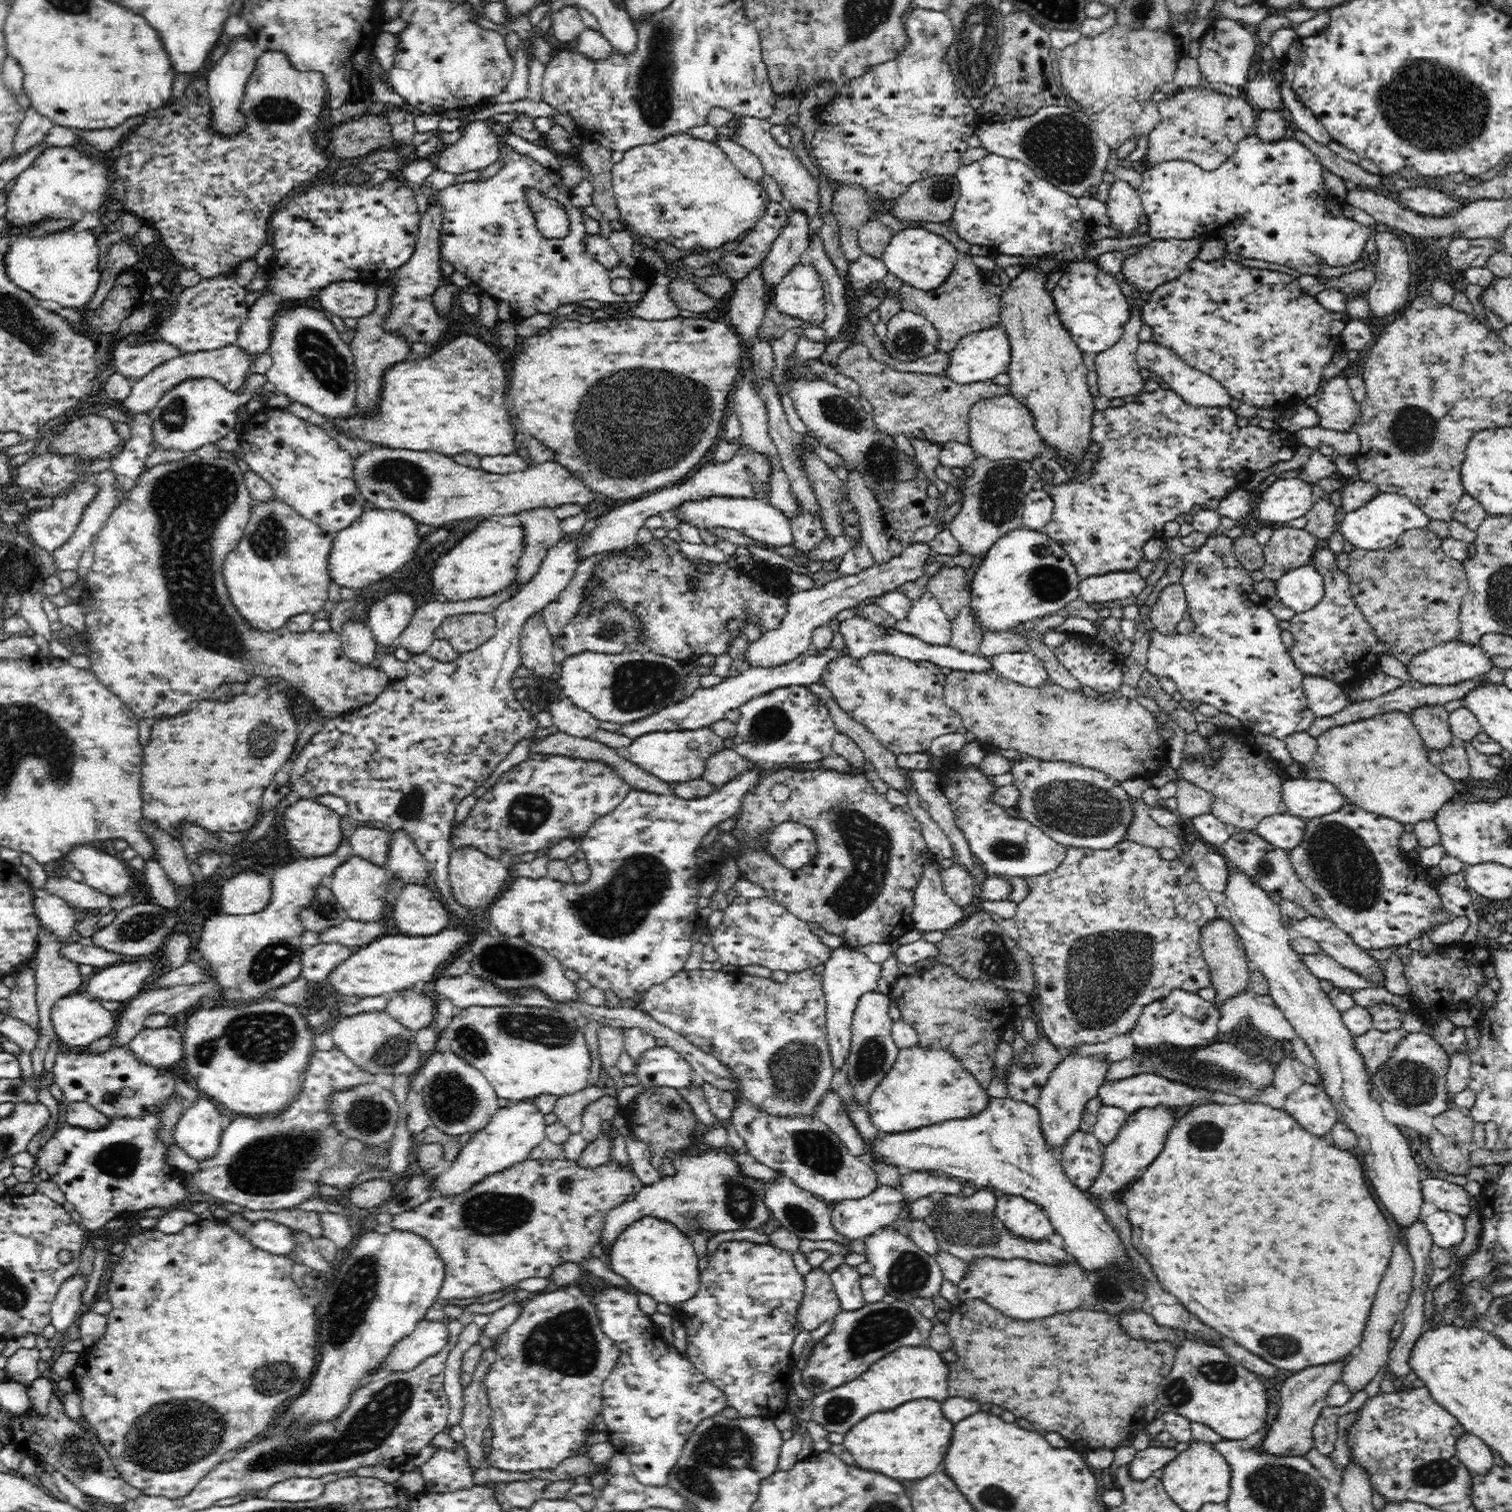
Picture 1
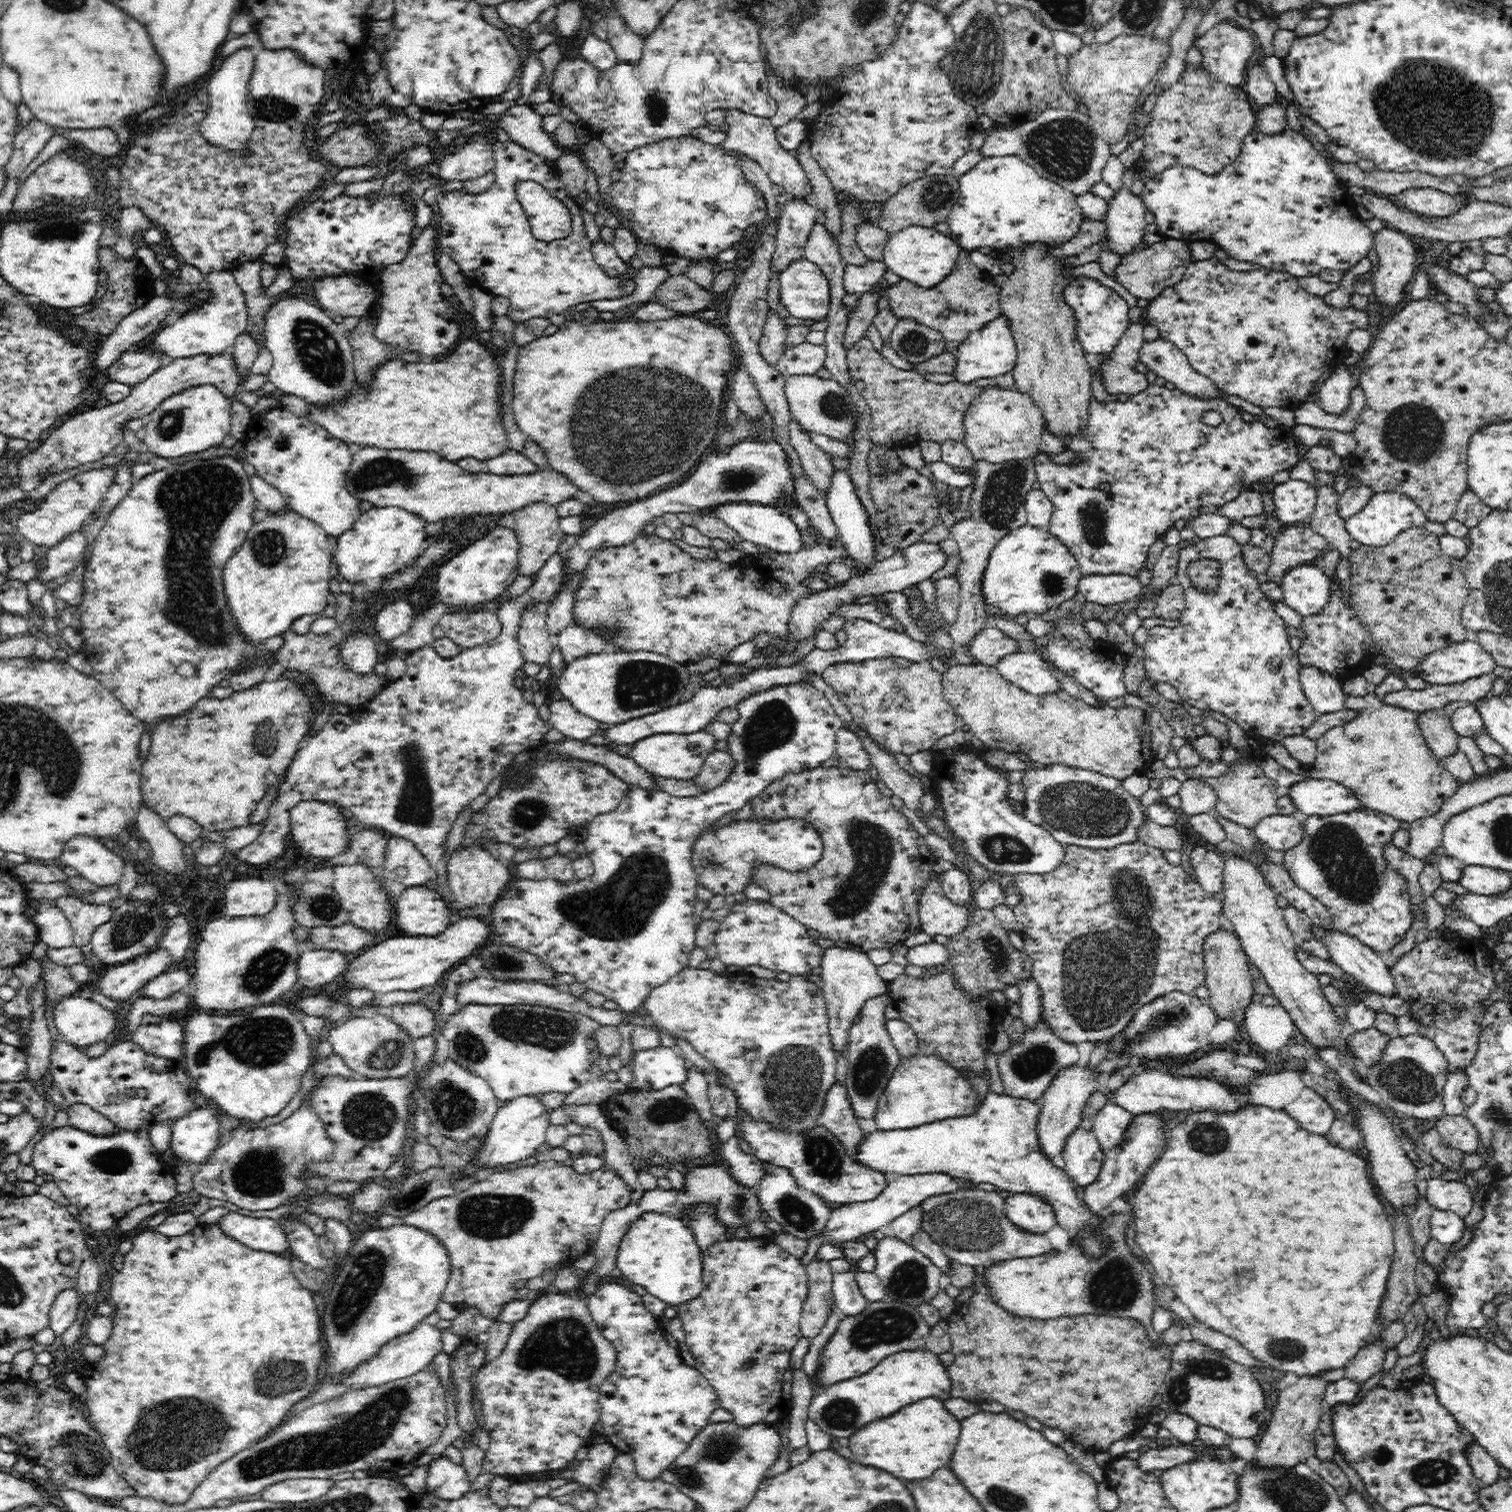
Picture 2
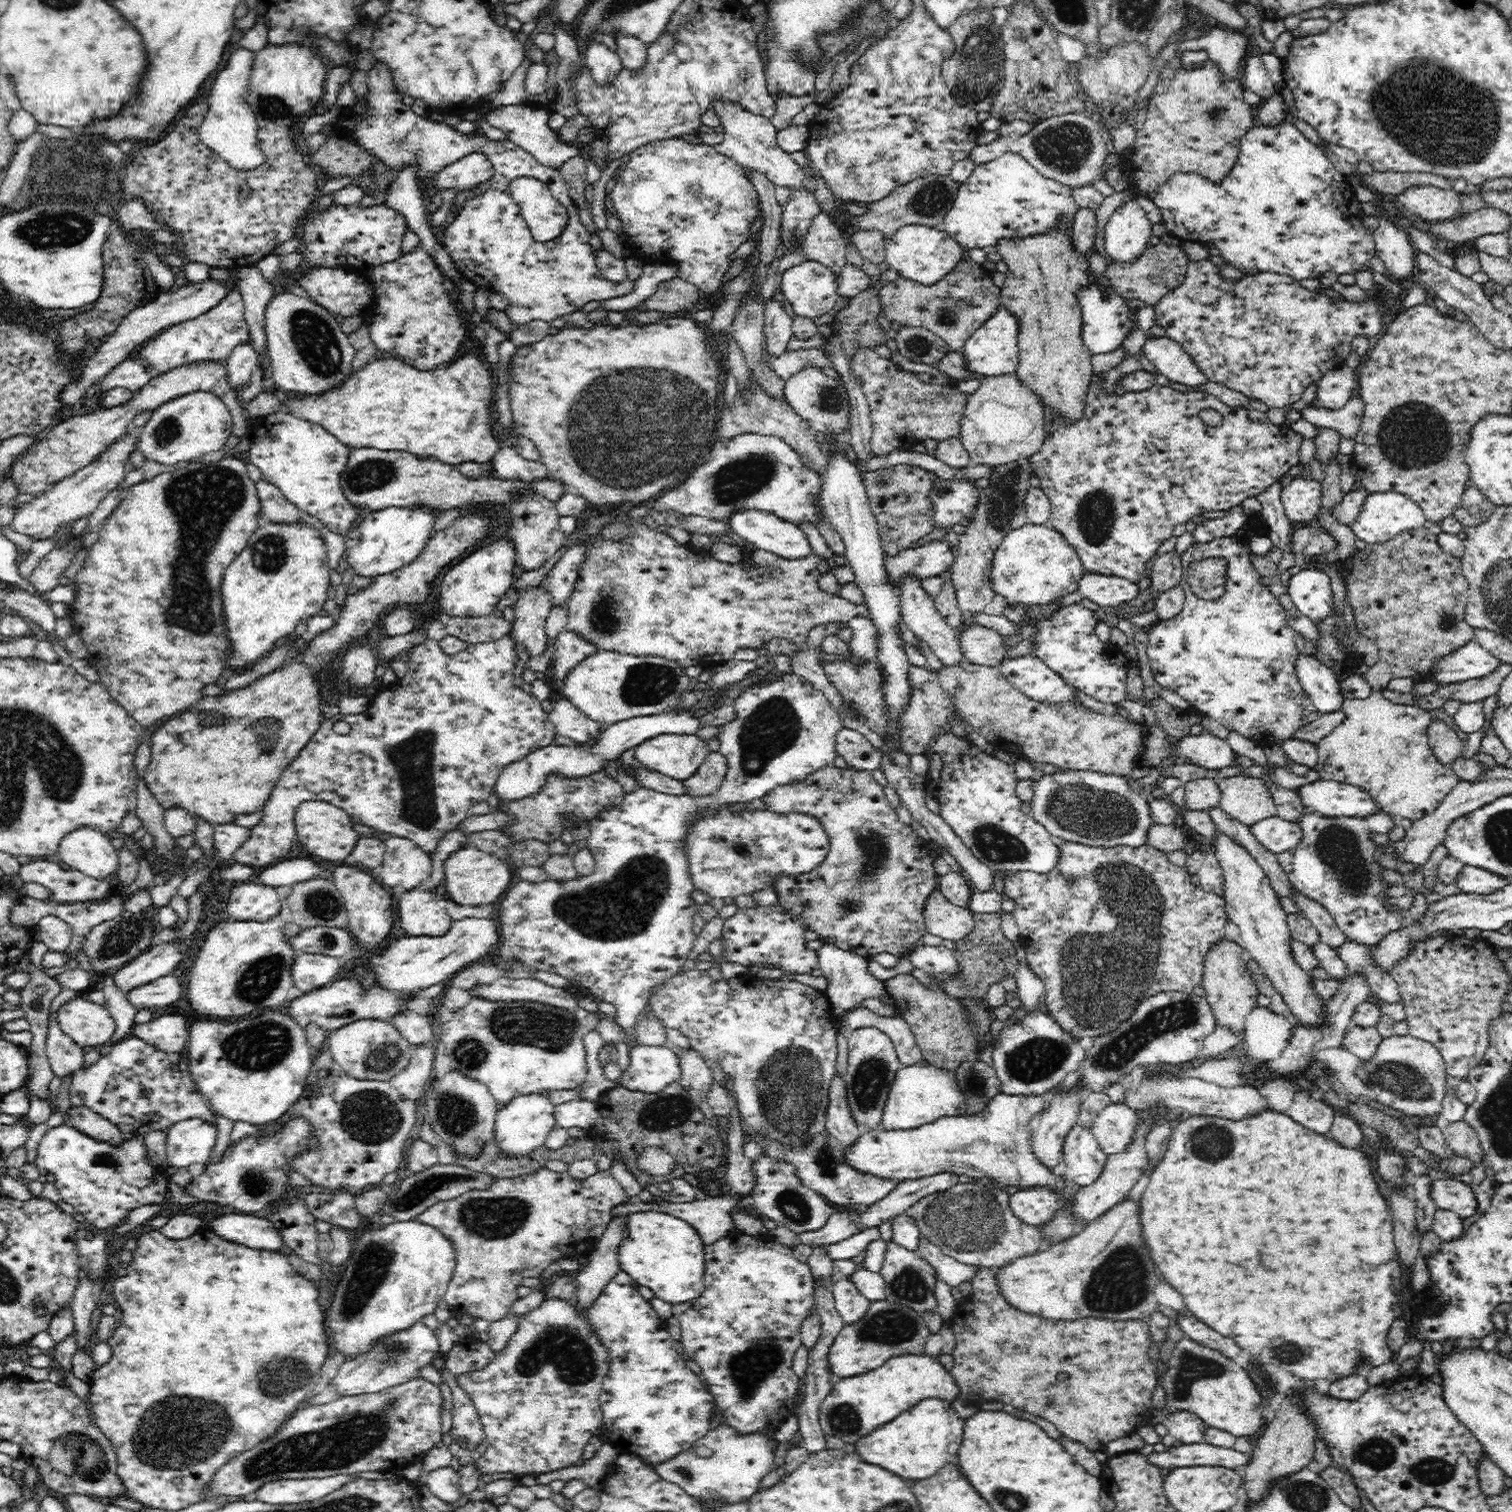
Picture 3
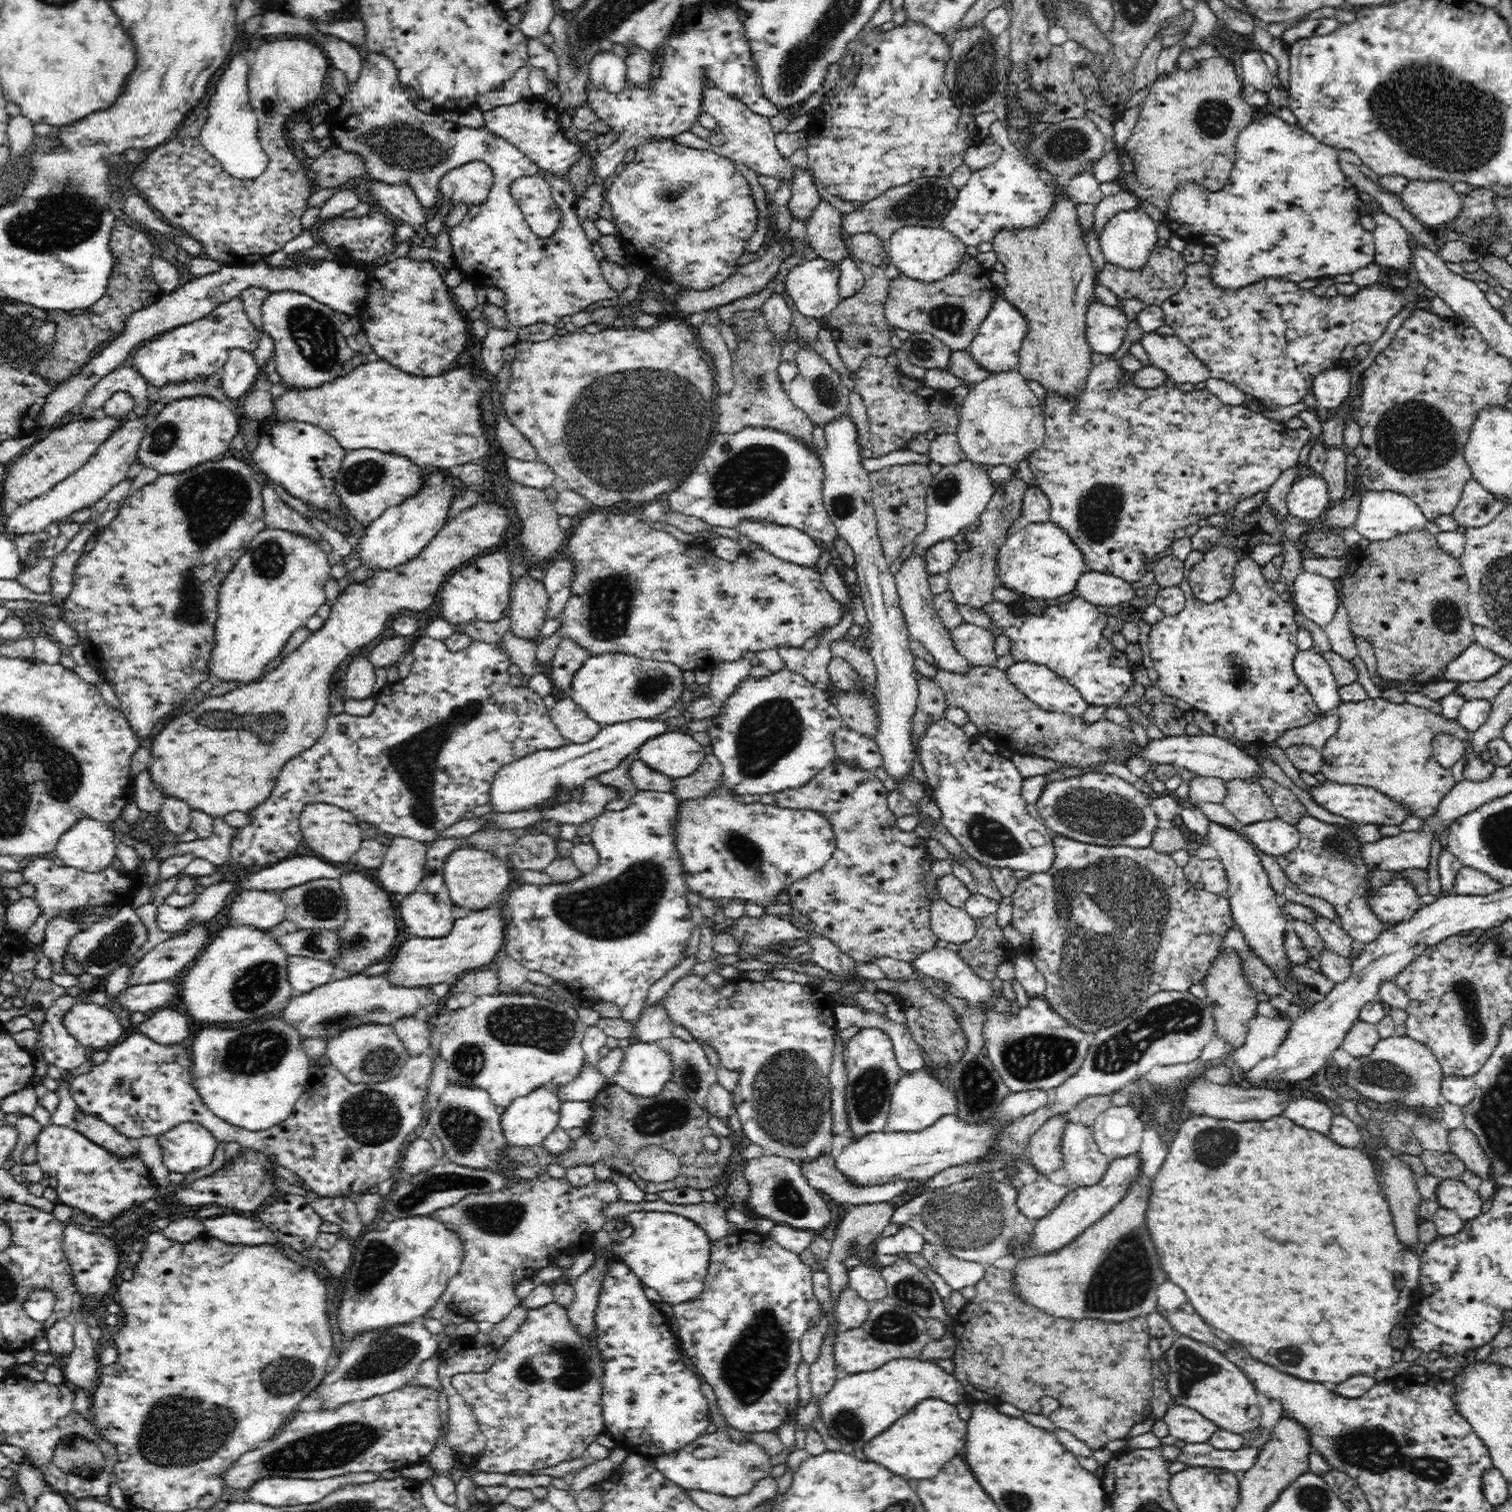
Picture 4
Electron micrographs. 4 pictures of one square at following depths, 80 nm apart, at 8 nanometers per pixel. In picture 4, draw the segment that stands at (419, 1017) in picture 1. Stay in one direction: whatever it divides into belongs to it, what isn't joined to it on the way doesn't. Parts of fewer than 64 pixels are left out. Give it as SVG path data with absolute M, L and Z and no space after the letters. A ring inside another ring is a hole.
M415 1016L401 1018L393 1024L395 1033L412 1057L419 1053L431 1052L430 1031L434 1023L427 1023Z

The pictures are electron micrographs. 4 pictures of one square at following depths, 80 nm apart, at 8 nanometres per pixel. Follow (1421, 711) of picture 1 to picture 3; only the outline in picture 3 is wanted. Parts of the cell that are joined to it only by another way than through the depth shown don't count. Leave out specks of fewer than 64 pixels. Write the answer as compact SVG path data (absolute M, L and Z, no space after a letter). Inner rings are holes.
M1436 716L1433 718L1433 724L1428 728L1427 735L1435 757L1445 765L1448 766L1462 755L1464 748L1462 739L1450 726L1447 726L1442 720L1438 720Z

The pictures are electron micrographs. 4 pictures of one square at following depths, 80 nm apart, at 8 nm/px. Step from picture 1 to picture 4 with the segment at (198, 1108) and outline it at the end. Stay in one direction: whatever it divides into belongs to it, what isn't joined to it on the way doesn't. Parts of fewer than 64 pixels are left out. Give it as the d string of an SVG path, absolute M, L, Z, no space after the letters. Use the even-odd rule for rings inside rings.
M193 1121L180 1123L156 1138L168 1171L183 1175L208 1166L219 1144L210 1130Z

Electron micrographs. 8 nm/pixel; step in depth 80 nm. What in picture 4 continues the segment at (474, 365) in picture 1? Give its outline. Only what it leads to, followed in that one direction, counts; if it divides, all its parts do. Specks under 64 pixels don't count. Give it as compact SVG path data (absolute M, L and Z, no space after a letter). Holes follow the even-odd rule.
M385 360L366 361L336 380L318 388L286 391L273 398L273 415L277 420L298 420L325 429L346 451L370 448L382 453L408 457L414 464L452 468L464 462L478 462L490 450L482 428L480 398L492 388L488 378L474 380L470 370L452 370L438 376L414 376Z

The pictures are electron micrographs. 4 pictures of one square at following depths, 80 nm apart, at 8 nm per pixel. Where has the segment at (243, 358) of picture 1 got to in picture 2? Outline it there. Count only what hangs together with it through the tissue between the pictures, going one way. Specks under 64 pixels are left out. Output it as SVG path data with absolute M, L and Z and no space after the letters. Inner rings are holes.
M232 348L224 354L198 354L190 358L172 358L154 374L150 374L144 382L131 388L130 394L124 400L97 409L89 409L64 421L51 432L46 440L18 461L17 484L24 492L30 492L42 484L38 472L60 474L72 468L78 468L88 462L96 462L110 454L115 446L122 444L124 428L127 422L134 418L146 419L166 397L174 392L182 392L182 388L192 388L200 384L213 384L225 392L226 396L240 393L244 376L237 371Z

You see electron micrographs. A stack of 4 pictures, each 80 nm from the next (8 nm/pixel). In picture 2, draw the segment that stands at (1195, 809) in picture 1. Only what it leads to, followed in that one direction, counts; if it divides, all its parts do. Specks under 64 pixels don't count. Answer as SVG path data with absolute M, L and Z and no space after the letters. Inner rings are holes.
M1186 779L1178 794L1180 808L1188 815L1211 813L1218 801L1216 792L1200 779Z

